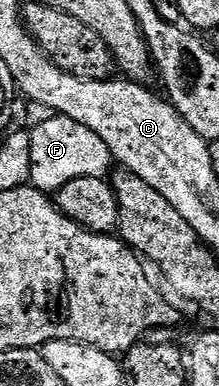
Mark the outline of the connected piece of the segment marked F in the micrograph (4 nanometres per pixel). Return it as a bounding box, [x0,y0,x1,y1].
[29,115,114,193]

